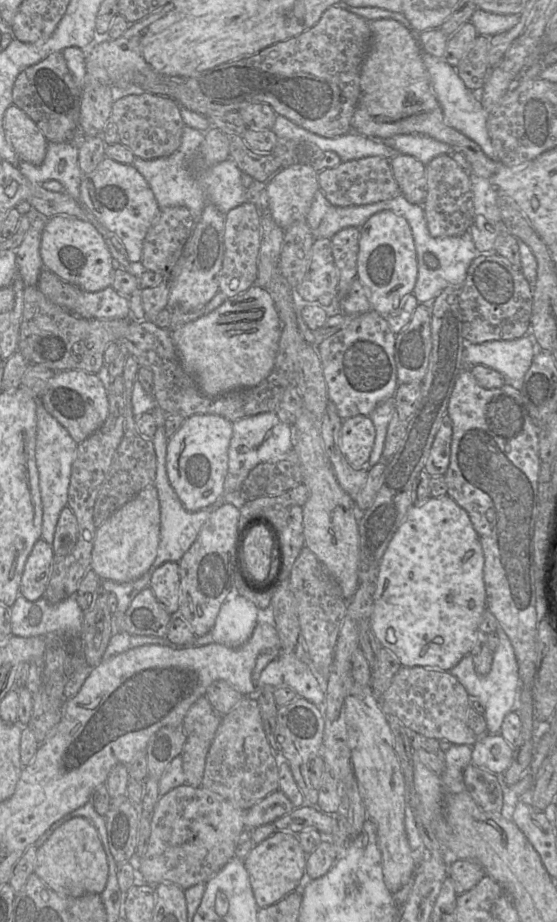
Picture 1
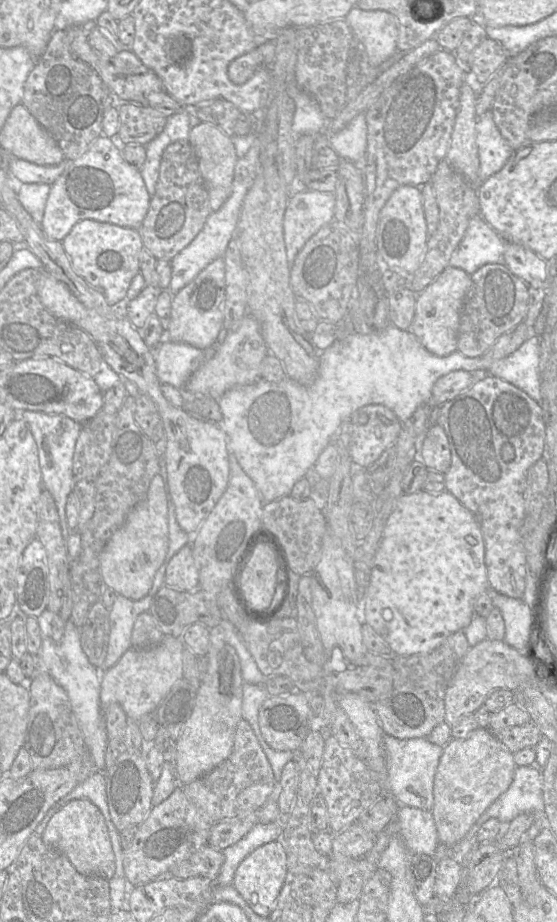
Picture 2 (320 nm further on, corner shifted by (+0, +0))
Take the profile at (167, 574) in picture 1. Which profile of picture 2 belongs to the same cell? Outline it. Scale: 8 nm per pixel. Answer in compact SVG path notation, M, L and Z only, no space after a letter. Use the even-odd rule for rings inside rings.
M190 544L181 547L168 562L164 584L170 587L179 587L185 591L198 589L199 572Z

